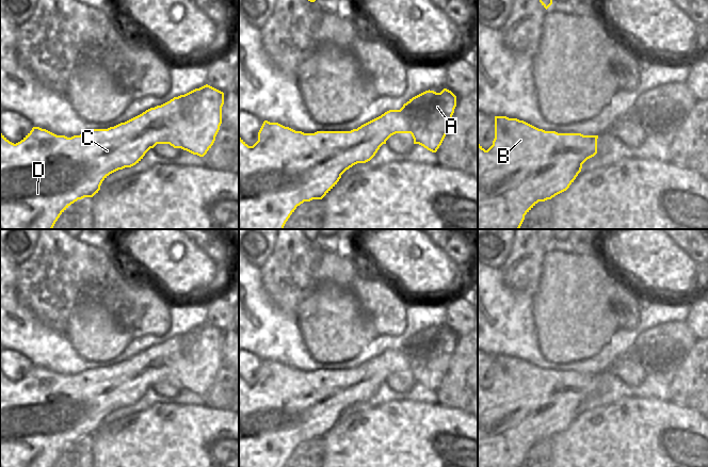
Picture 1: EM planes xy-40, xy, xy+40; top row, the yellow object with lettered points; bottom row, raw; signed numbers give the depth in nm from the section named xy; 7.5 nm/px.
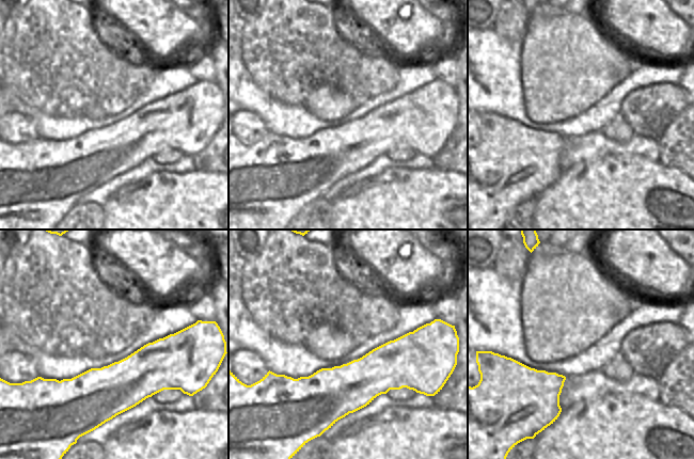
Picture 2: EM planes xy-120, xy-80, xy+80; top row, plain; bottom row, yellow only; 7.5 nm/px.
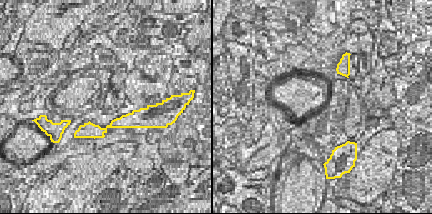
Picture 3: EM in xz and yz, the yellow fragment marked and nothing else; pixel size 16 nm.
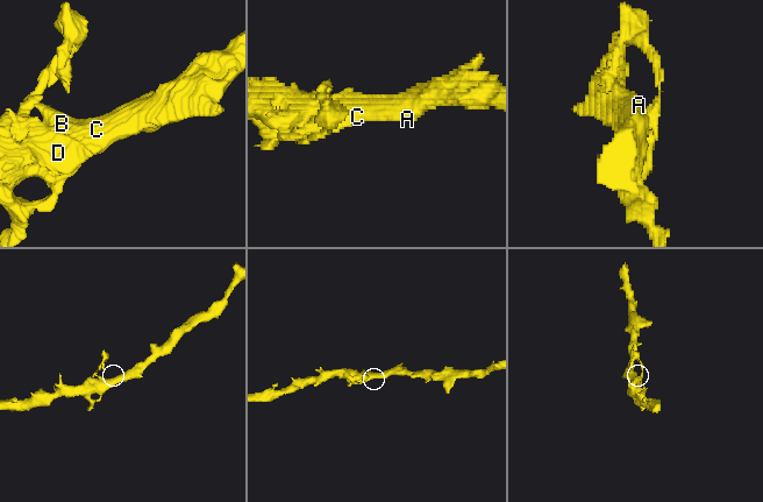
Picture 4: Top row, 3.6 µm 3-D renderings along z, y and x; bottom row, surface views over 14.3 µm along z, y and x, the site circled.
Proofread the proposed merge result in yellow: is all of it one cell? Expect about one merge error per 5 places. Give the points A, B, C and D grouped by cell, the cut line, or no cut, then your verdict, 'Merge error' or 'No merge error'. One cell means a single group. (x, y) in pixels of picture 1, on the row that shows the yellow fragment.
Groups: A B C D. No split. No merge error

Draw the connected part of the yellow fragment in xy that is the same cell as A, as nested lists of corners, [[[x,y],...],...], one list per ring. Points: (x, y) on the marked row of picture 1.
[[[444,88],[436,93],[429,90],[409,99],[400,110],[389,110],[351,131],[304,133],[264,120],[258,132],[258,141],[253,146],[239,138],[239,229],[284,229],[297,206],[304,202],[322,199],[347,170],[357,163],[370,161],[380,147],[396,133],[411,133],[414,144],[436,152],[448,132],[455,107],[456,96],[451,91]]]

